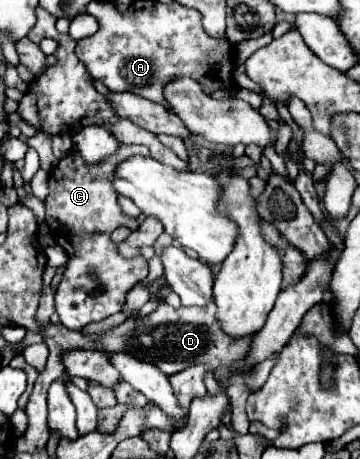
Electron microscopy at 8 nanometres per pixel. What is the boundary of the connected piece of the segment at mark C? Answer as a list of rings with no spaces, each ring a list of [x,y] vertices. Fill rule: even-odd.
[[[120,143],[118,151],[102,159],[98,165],[84,163],[84,159],[72,151],[50,171],[50,193],[44,201],[46,221],[56,243],[64,247],[68,255],[72,255],[56,291],[56,313],[60,315],[62,325],[66,325],[70,331],[80,331],[92,321],[100,321],[118,313],[124,305],[126,293],[148,275],[148,263],[144,257],[122,259],[110,241],[110,233],[116,227],[138,227],[136,219],[122,213],[116,201],[118,195],[114,189],[110,189],[110,173],[116,169],[118,161],[124,161],[132,155],[148,155],[148,149],[142,145]],[[88,269],[94,269],[96,277],[90,279]]]

